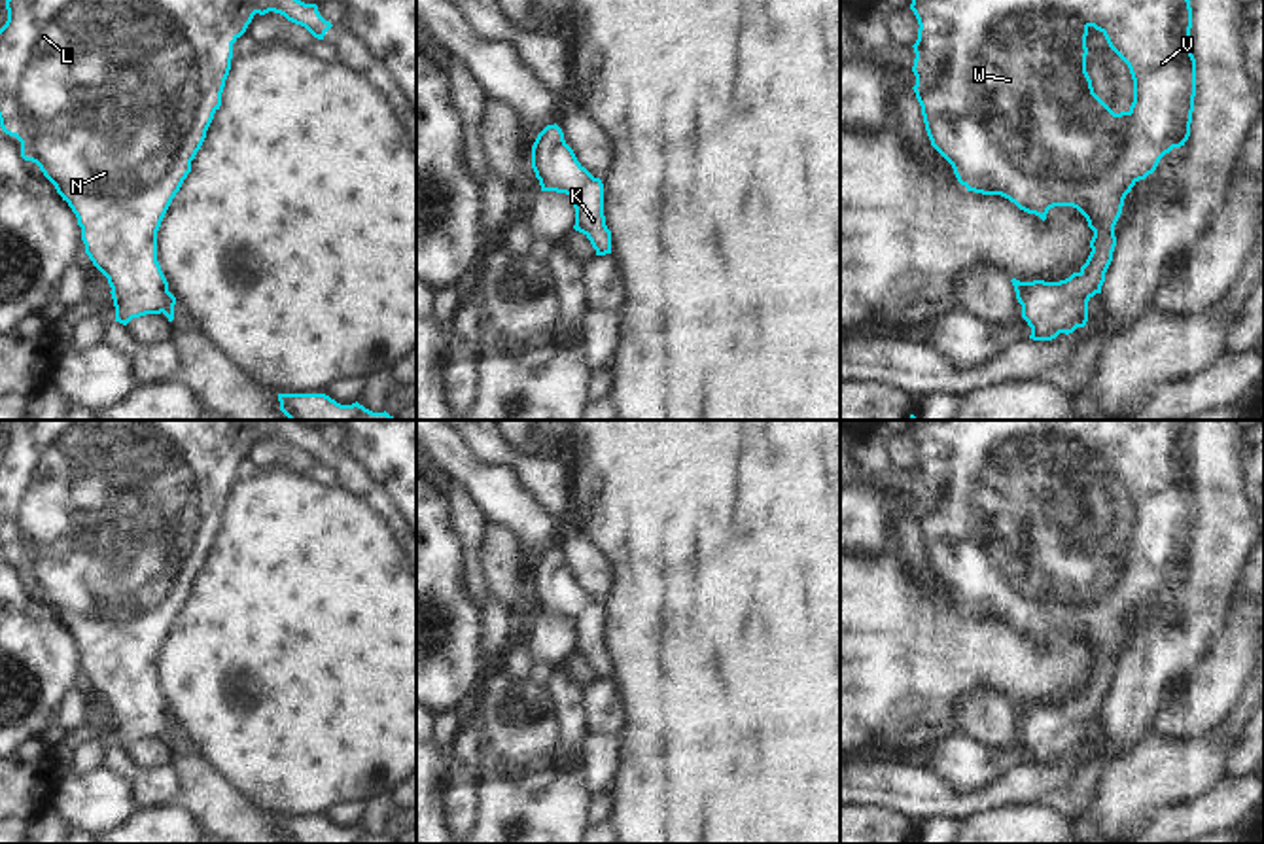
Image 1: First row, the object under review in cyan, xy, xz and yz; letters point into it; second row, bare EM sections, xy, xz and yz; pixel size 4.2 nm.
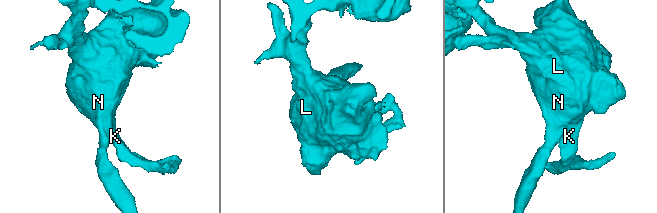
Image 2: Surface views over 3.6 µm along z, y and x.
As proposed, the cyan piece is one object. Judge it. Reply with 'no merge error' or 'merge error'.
no merge error

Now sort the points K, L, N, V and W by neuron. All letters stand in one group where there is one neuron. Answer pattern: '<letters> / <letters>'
K L N V W

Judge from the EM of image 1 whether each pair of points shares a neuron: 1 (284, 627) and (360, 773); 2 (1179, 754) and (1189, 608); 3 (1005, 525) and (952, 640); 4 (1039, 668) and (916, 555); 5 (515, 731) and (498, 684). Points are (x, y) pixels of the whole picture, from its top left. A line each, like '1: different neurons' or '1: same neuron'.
1: same neuron
2: different neurons
3: different neurons
4: different neurons
5: same neuron

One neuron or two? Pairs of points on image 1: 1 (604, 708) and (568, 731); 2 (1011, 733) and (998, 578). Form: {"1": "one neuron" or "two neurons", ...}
{"1": "two neurons", "2": "two neurons"}

